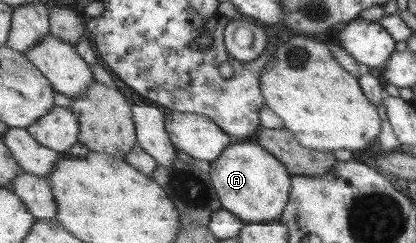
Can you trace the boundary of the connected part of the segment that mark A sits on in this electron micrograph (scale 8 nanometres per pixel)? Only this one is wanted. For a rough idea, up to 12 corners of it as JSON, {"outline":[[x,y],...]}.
{"outline":[[231,143],[208,169],[222,208],[280,221],[293,174],[258,143]]}

